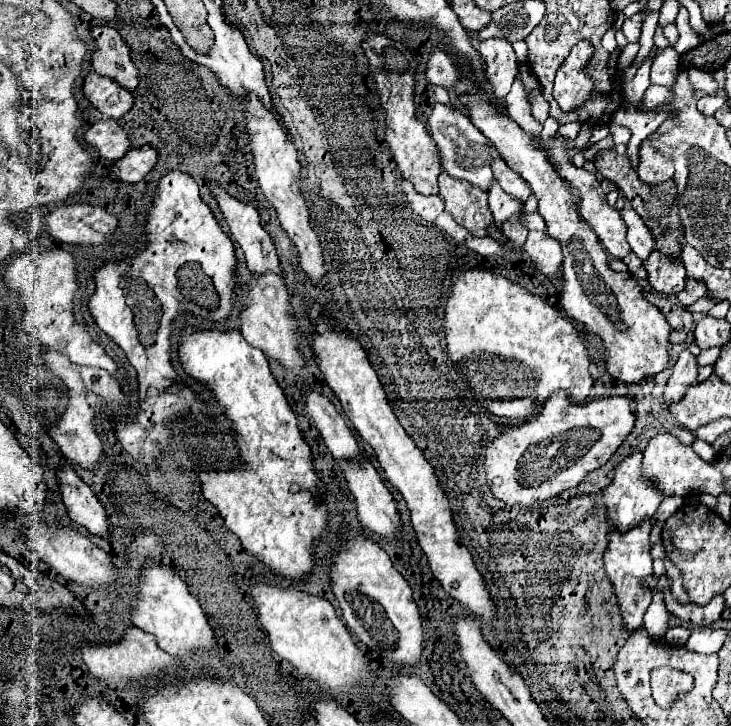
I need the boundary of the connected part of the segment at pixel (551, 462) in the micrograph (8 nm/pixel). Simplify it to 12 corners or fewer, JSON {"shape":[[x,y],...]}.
{"shape":[[553,394],[485,452],[493,496],[531,506],[603,466],[629,400]]}

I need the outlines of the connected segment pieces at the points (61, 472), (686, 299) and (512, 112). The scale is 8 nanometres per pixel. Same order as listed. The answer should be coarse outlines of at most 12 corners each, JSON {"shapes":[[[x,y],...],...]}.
{"shapes":[[[71,466],[57,484],[71,522],[107,538],[107,512]],[[685,280],[685,290],[677,294],[683,306],[703,298],[703,284]],[[518,73],[504,98],[507,113],[523,131],[539,136],[543,126]]]}

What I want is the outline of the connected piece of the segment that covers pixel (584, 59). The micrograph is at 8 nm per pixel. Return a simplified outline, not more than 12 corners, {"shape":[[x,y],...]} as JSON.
{"shape":[[573,46],[555,76],[553,98],[571,112],[591,98],[585,68],[595,48]]}

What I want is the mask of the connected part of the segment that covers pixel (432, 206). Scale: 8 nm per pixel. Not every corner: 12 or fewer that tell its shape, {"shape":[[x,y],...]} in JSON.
{"shape":[[411,182],[403,192],[411,210],[423,220],[435,220],[443,212],[439,196],[421,196]]}

